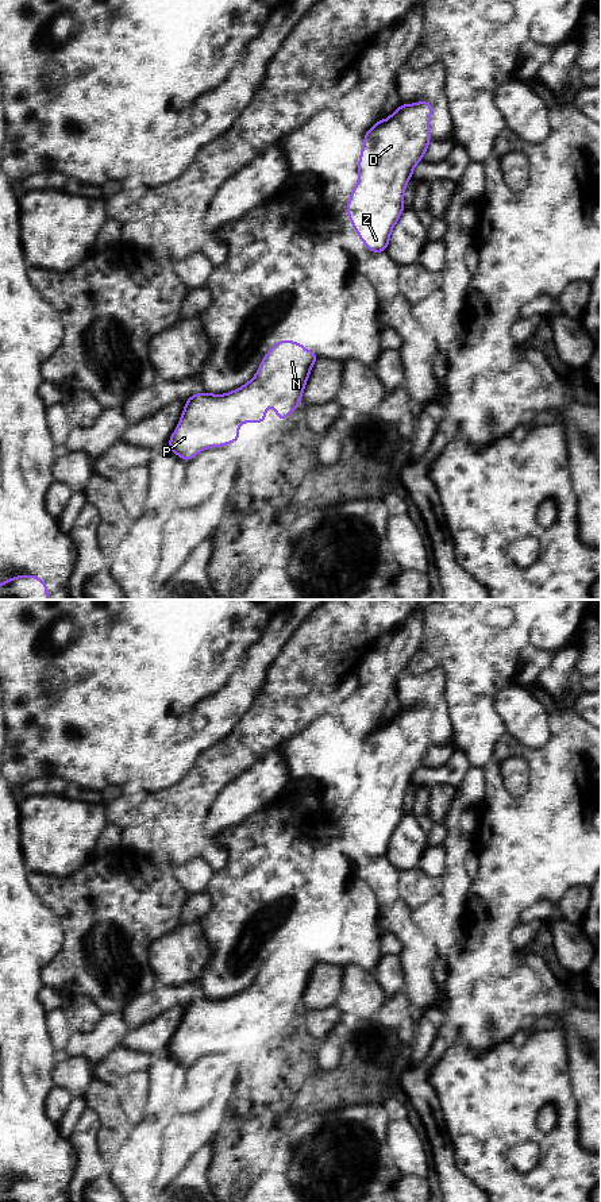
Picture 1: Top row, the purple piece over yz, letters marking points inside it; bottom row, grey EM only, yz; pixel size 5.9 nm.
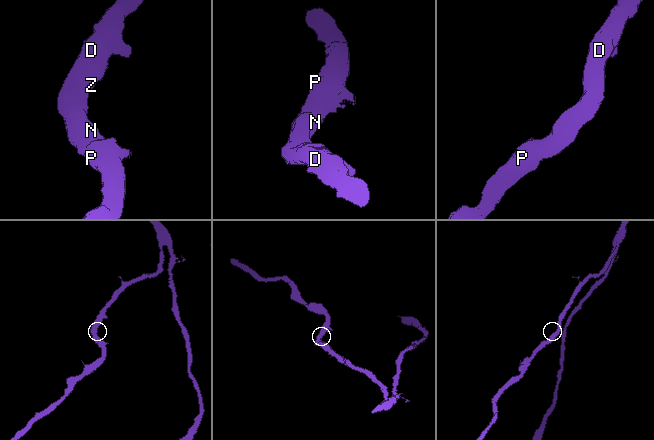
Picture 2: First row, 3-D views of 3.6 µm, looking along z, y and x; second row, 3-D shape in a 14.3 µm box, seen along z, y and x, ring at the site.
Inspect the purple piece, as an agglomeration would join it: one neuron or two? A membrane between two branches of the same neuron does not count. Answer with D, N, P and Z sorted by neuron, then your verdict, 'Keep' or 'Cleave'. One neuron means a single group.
Groups: D N P Z. Keep

